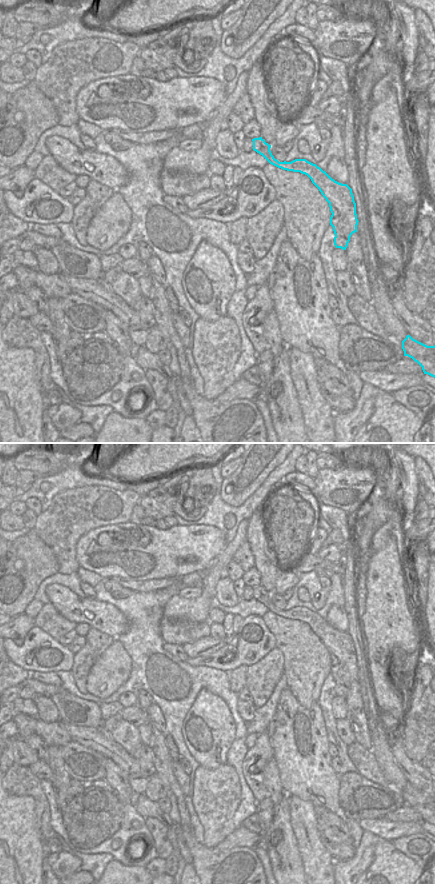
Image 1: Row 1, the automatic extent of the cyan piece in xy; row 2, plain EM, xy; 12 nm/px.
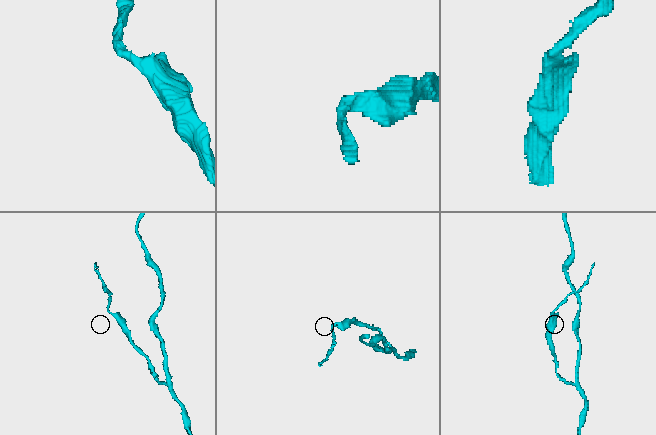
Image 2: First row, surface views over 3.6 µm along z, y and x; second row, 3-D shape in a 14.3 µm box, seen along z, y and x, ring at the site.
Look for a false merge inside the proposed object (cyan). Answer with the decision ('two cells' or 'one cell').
one cell

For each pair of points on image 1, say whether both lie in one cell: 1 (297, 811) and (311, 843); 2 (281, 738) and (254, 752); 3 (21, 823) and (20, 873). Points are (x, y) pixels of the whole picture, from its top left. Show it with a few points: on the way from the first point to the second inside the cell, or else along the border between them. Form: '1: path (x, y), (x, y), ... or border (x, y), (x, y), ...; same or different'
1: path (303, 819), (309, 835); same
2: border (270, 737), (273, 757); different
3: path (20, 835), (20, 861); same

